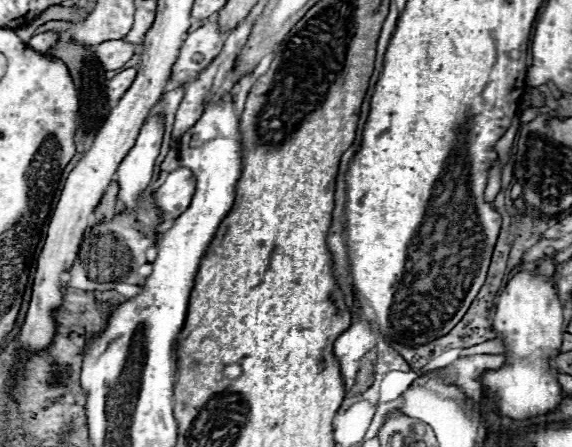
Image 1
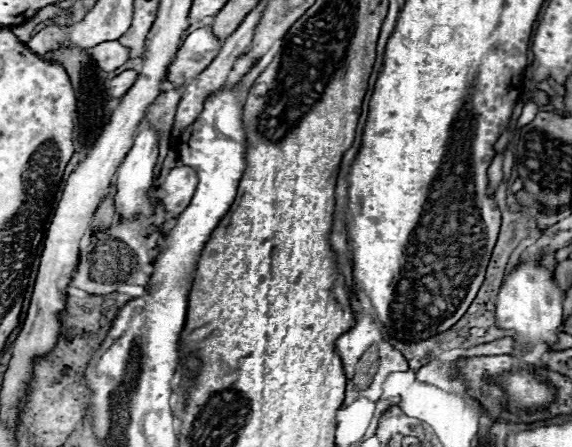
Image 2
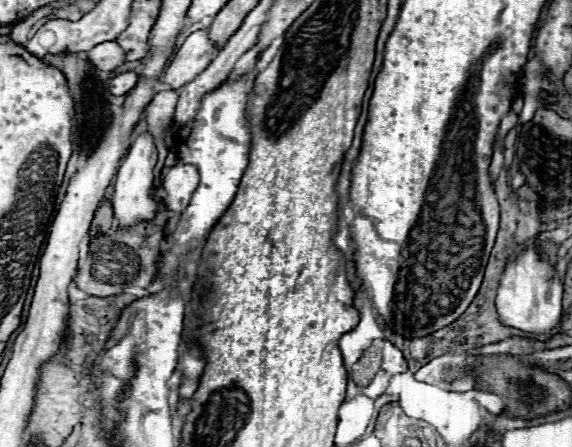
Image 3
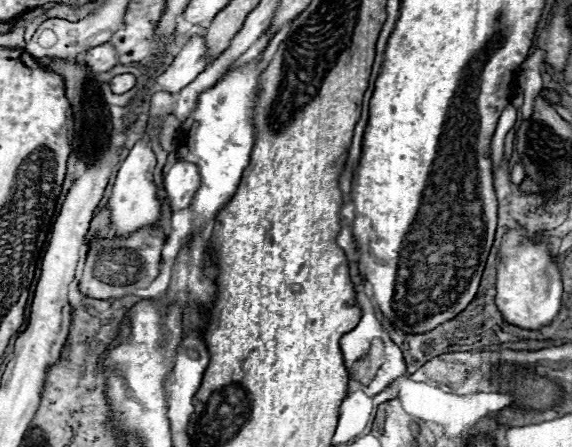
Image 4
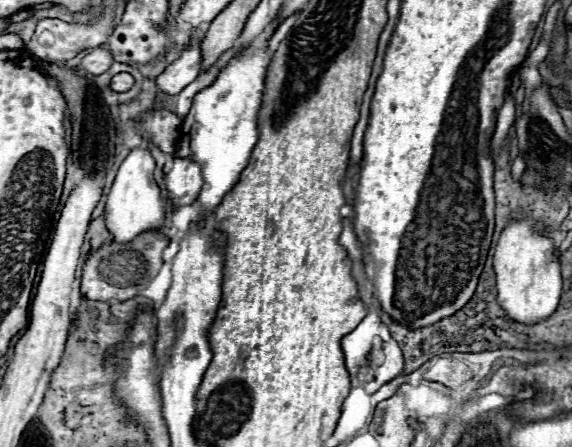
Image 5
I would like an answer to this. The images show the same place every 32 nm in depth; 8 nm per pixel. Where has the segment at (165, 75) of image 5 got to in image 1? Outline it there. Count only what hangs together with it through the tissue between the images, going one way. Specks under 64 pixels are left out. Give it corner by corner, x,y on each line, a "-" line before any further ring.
216,14
210,18
212,22
204,24
202,28
188,34
184,46
180,48
180,56
172,66
172,78
184,70
190,78
198,76
222,50
226,36
218,32

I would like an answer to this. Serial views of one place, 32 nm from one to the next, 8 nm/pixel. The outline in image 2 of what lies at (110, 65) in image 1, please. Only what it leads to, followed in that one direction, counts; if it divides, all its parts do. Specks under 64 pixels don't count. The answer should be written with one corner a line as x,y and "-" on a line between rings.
112,40
112,42
102,42
102,44
94,46
90,56
98,64
100,70
112,72
128,60
128,52
130,52
128,48
122,48
122,44

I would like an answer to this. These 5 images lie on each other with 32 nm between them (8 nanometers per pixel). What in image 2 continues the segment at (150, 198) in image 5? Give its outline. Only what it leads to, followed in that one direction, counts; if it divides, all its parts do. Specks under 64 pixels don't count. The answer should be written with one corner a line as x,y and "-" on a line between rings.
148,126
144,128
136,140
134,146
130,148
130,152
126,154
124,162
120,164
118,172
116,172
116,194
114,194
114,206
116,206
116,214
120,220
132,220
134,216
152,216
154,212
154,204
148,198
148,190
152,186
154,180
154,164
158,158
158,136
156,132

